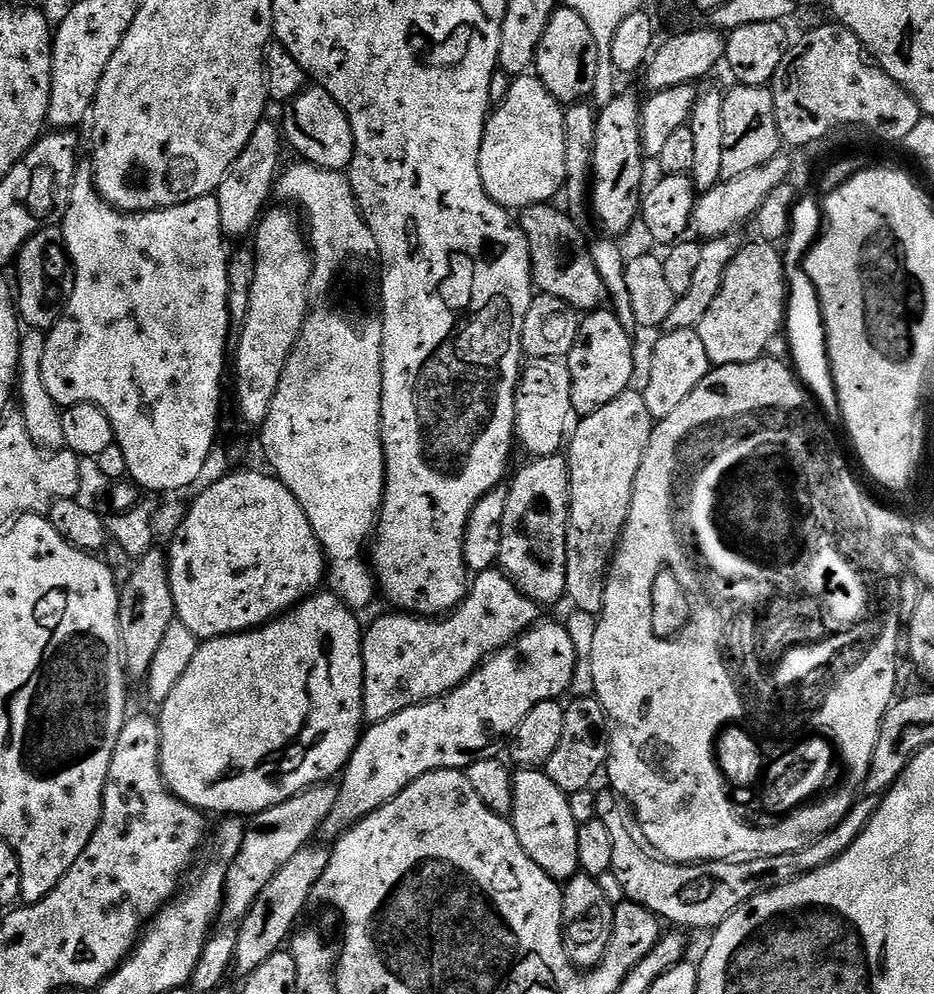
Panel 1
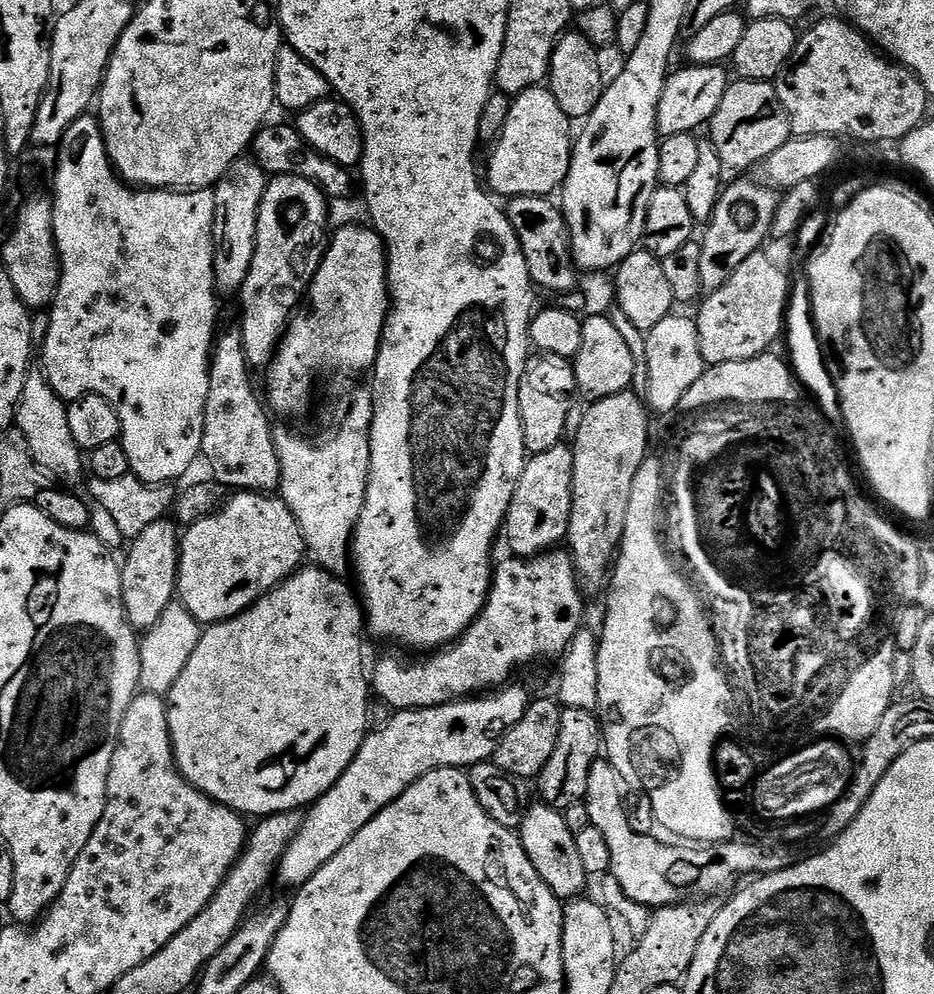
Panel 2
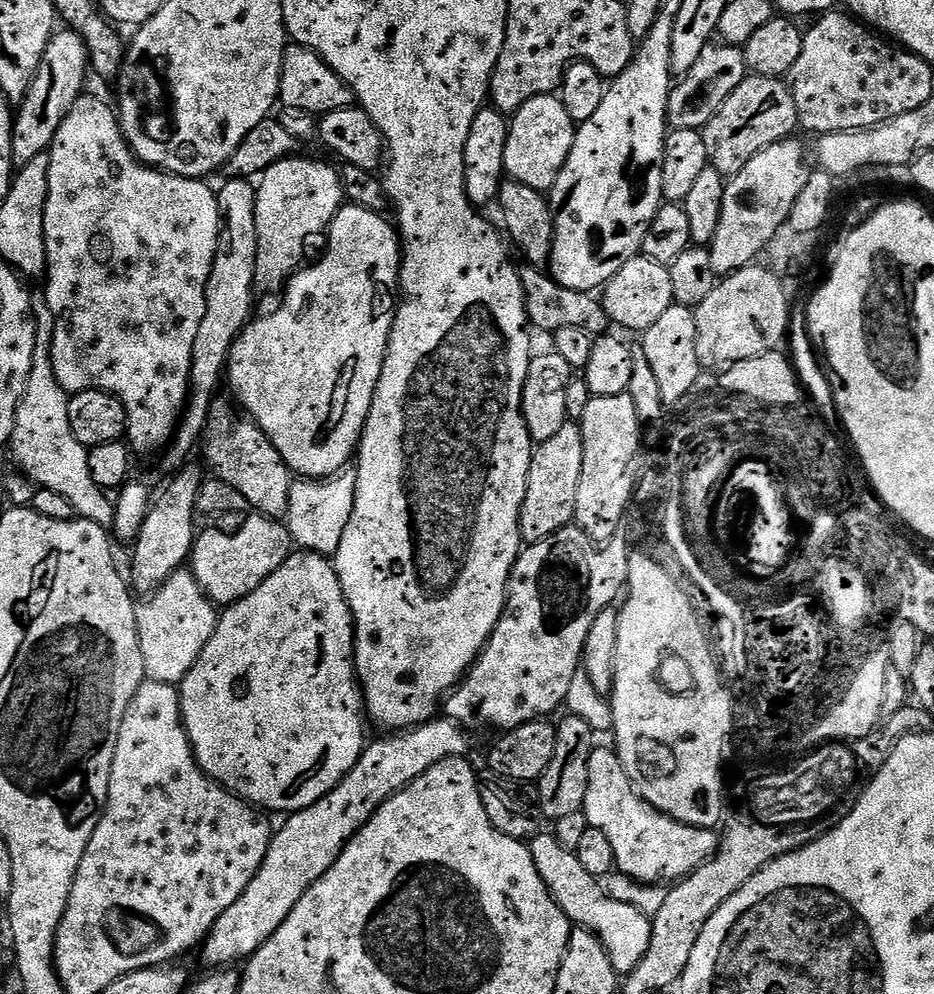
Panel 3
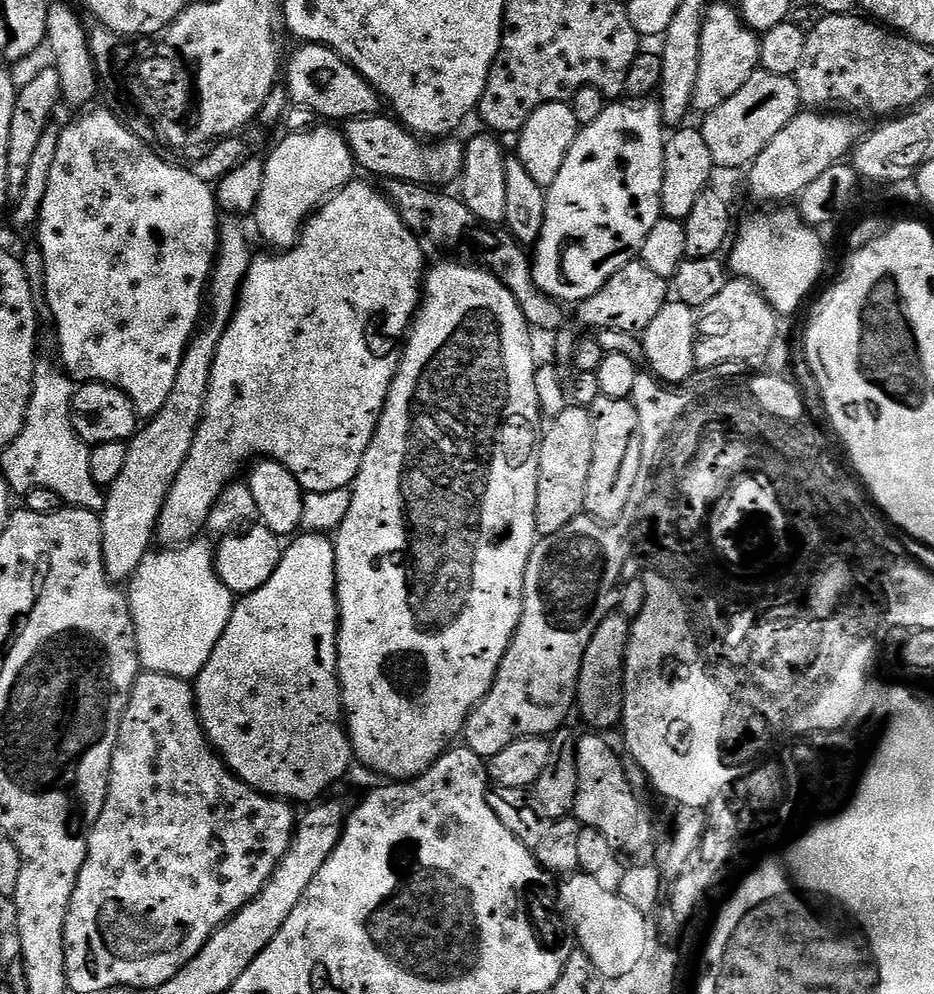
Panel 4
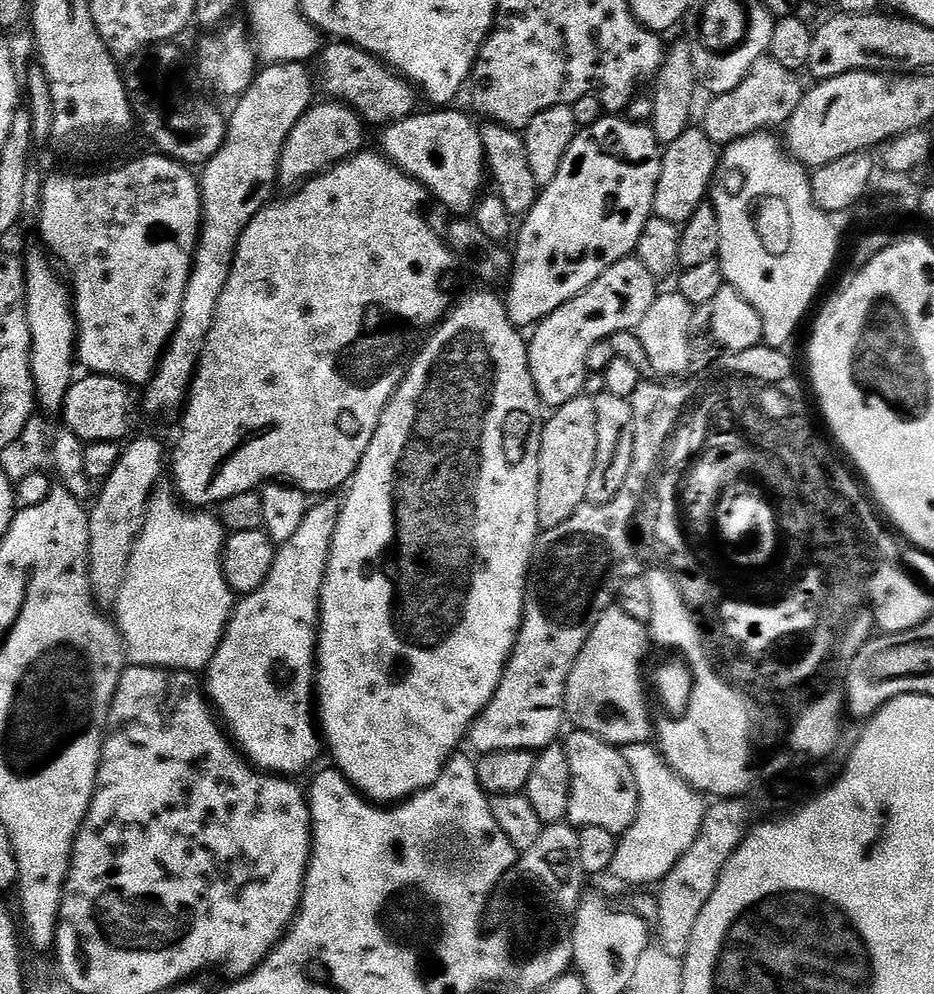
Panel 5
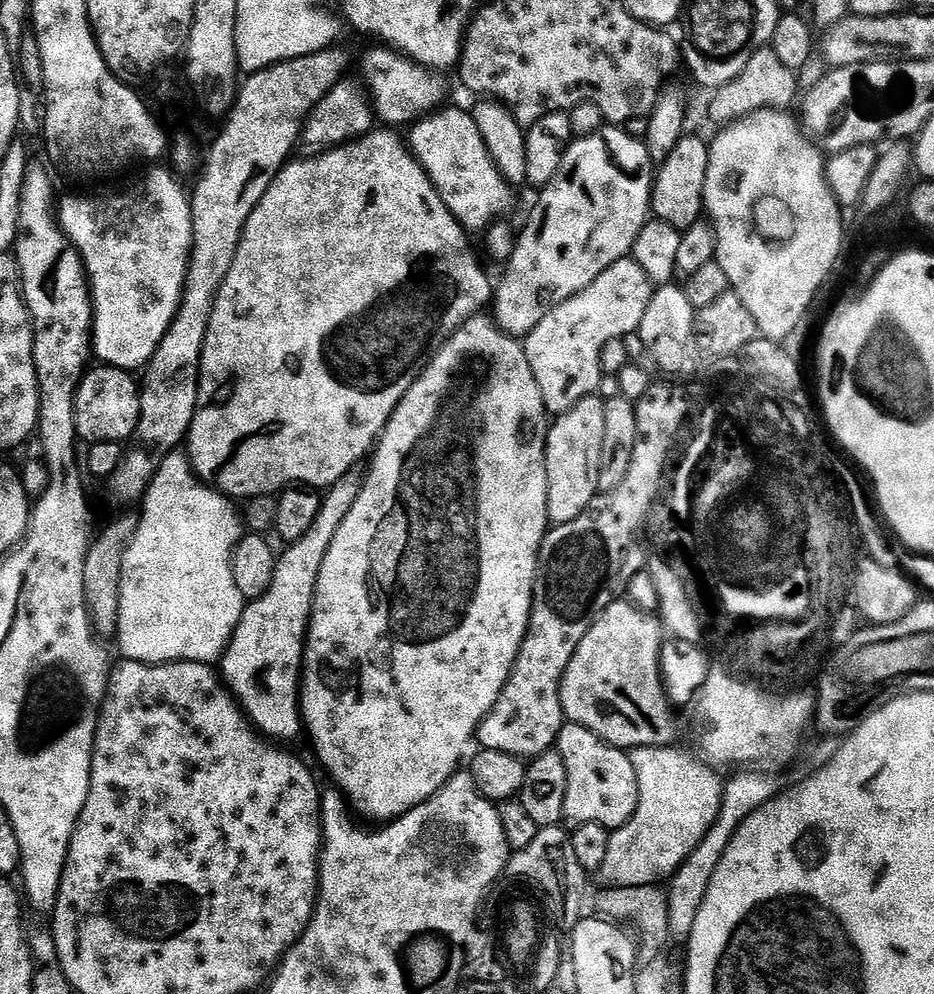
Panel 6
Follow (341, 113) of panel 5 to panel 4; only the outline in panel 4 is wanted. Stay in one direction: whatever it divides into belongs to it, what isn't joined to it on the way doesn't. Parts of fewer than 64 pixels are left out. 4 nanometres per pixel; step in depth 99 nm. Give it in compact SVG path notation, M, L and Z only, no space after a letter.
M320 122L317 128L304 128L301 132L292 132L284 136L276 144L276 149L264 160L264 177L262 190L258 194L258 202L254 209L256 228L260 236L272 250L287 250L296 245L300 238L300 229L305 220L328 199L329 196L352 183L357 175L358 165L350 146L346 142L343 131L328 122Z

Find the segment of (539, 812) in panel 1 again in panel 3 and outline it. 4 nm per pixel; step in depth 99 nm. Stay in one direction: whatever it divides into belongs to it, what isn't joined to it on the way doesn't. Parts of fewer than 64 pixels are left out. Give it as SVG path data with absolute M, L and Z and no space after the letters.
M554 834L533 836L530 847L534 866L538 866L542 882L546 882L554 902L562 906L573 925L590 930L600 939L602 946L606 946L607 953L610 954L610 962L616 973L627 974L635 970L650 946L651 919L634 906L608 896L605 885L588 873L582 862L578 862L575 851L561 844Z

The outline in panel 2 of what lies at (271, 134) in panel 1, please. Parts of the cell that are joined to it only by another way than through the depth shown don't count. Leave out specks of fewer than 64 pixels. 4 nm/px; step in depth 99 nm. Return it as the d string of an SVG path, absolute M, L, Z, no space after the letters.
M251 155L240 156L232 163L230 170L215 186L216 213L212 237L214 238L214 278L216 291L221 297L235 297L250 274L250 262L254 262L256 253L256 235L258 234L258 210L266 194L269 175L264 167Z

